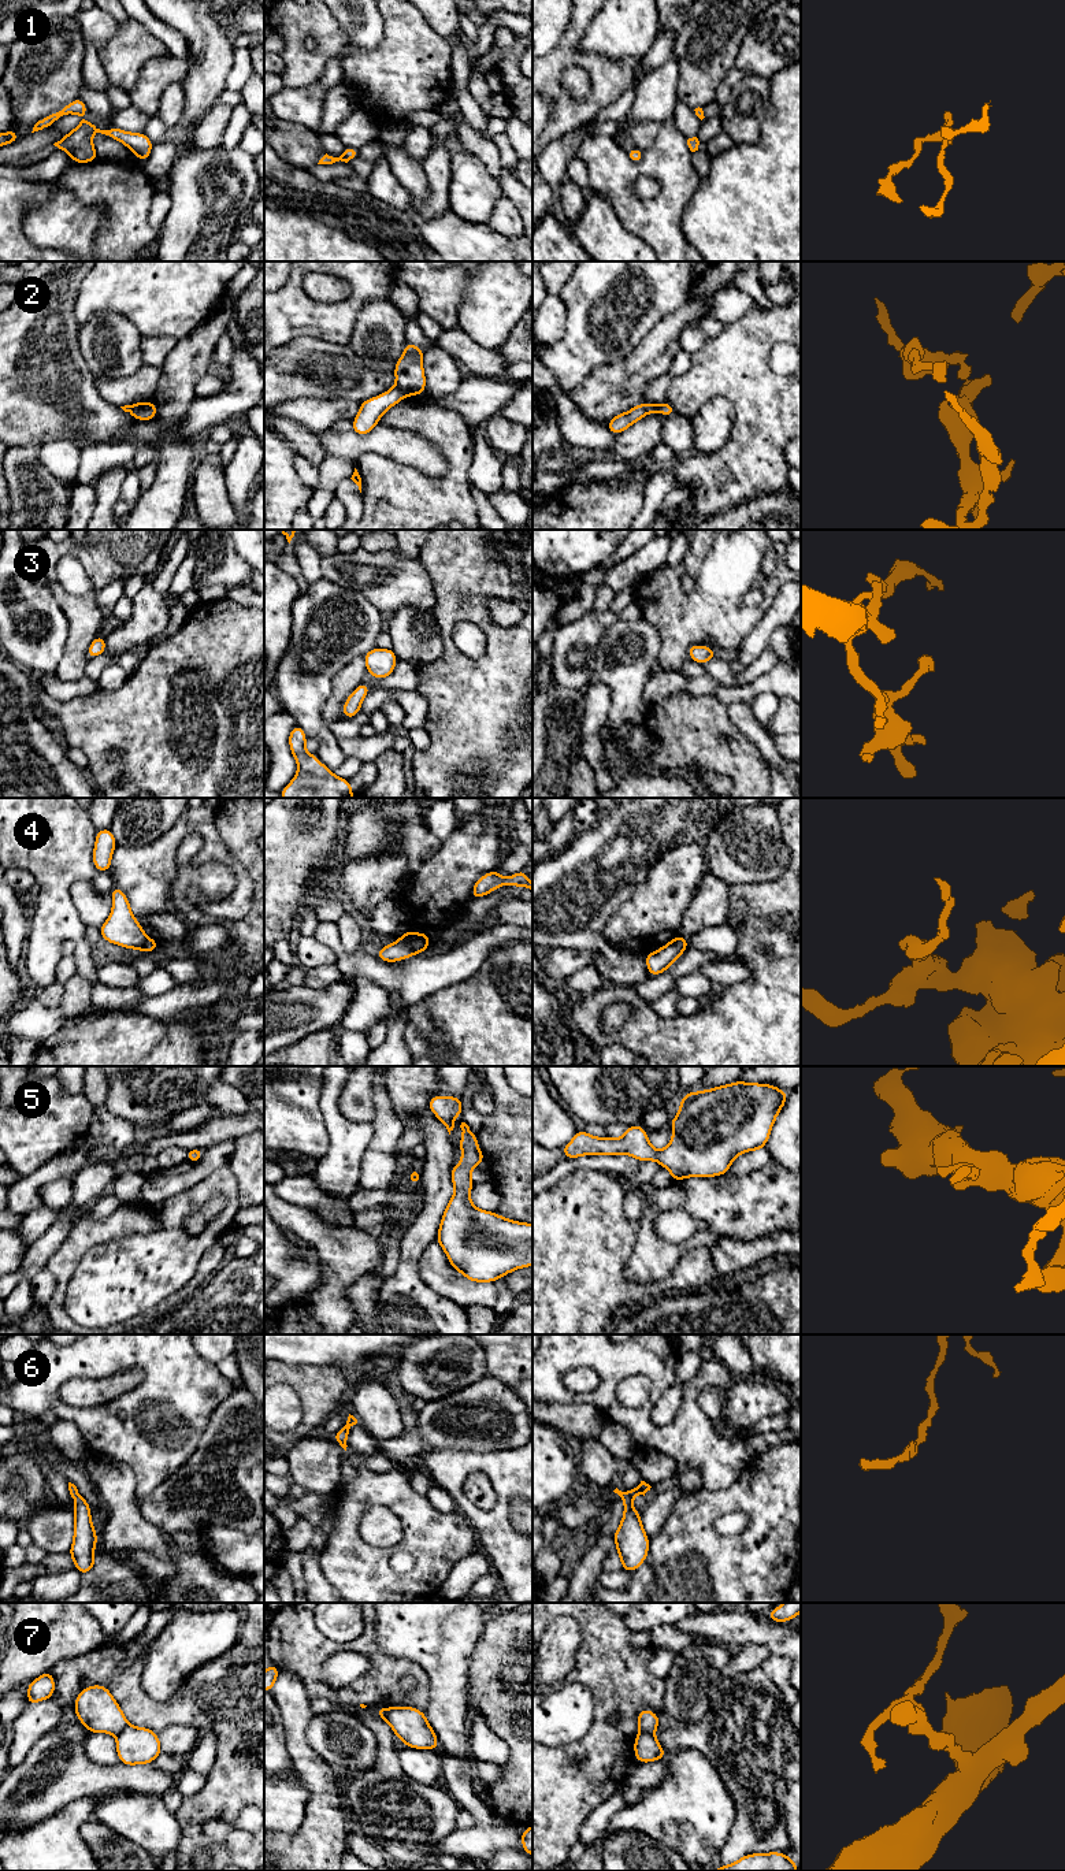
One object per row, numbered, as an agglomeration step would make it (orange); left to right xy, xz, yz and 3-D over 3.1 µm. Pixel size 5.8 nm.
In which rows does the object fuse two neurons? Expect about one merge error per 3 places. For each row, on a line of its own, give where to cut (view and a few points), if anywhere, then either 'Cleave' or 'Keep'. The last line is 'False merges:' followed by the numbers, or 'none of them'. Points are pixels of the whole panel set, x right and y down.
1: No split. Keep
2: No split. Keep
3: No split. Keep
4: Split along xz (401, 936), (418, 953). Cleave
5: No split. Keep
6: No split. Keep
7: Split along yz (639, 1730), (653, 1732). Cleave
False merges: 4, 7

